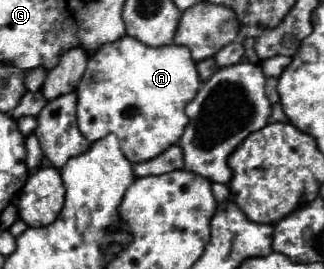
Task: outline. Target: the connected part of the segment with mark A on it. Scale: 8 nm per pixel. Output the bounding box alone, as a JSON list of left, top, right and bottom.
[77,35,199,163]

